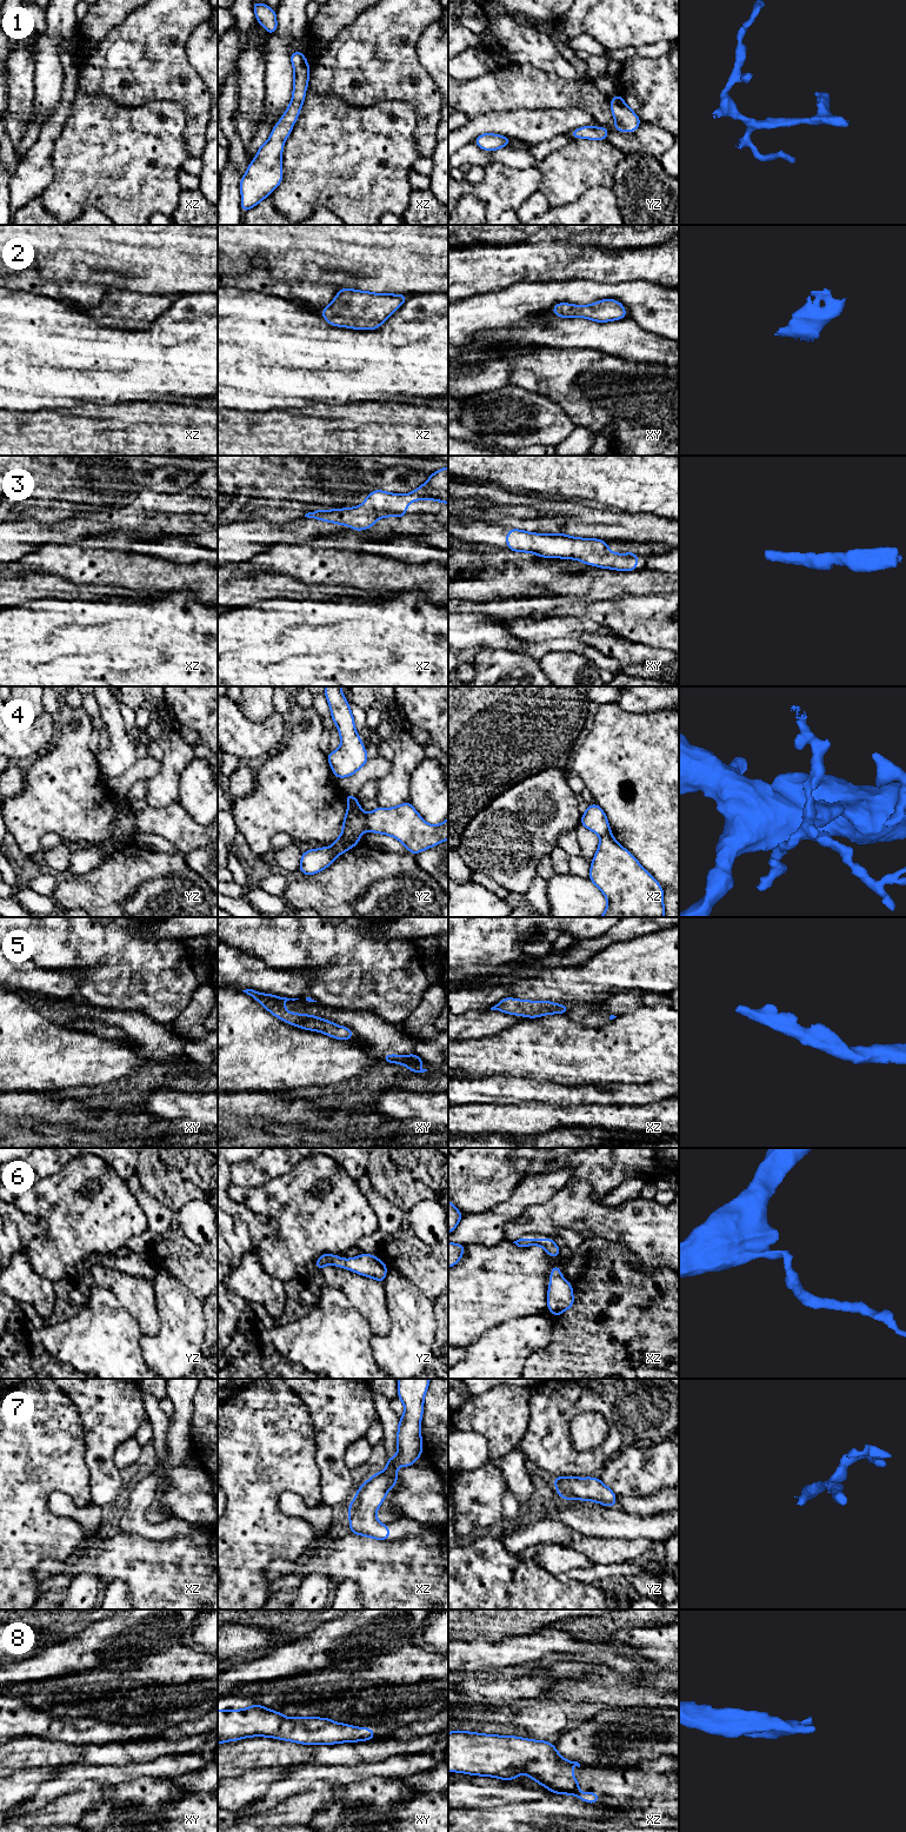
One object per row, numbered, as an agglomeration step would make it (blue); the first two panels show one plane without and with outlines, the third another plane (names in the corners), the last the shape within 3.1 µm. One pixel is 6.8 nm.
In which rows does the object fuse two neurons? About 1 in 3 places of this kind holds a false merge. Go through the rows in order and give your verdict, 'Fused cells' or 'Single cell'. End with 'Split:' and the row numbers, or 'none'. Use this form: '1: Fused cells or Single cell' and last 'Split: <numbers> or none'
1: Single cell
2: Single cell
3: Single cell
4: Fused cells
5: Single cell
6: Single cell
7: Single cell
8: Single cell
Split: 4

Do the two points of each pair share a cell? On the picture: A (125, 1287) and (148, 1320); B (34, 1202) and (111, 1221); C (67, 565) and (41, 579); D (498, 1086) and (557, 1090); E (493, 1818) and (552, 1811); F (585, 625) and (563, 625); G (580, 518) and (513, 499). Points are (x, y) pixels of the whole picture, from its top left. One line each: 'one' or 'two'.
A: one
B: one
C: two
D: one
E: one
F: one
G: one

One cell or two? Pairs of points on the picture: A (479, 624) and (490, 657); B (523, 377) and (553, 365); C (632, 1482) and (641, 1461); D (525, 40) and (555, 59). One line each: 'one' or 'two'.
A: two
B: one
C: one
D: one

